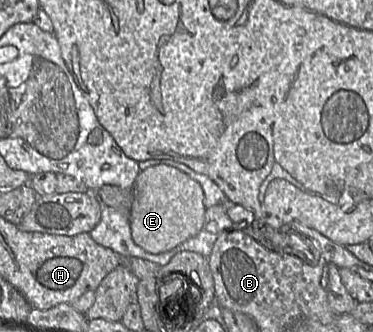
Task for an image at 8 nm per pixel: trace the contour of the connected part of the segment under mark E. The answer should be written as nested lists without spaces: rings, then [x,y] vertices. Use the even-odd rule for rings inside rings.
[[[156,164],[141,170],[133,186],[133,204],[129,214],[133,241],[151,254],[168,252],[196,236],[203,227],[206,207],[201,185],[181,170],[166,164]]]

